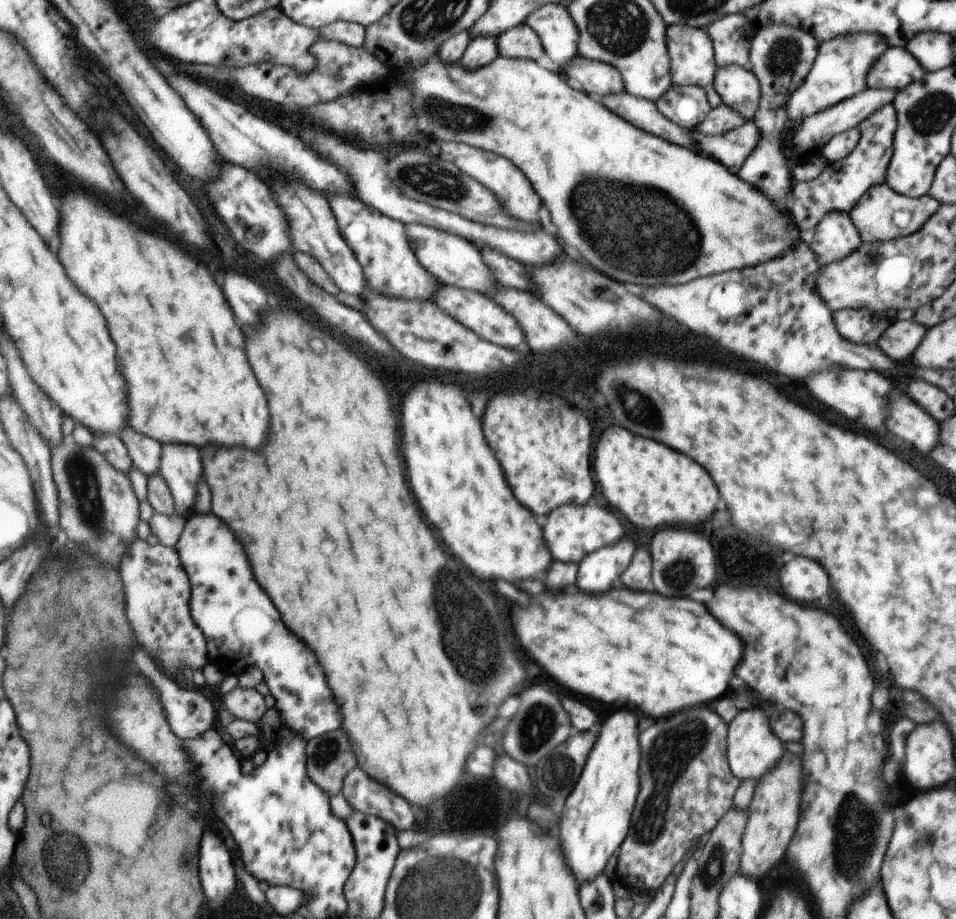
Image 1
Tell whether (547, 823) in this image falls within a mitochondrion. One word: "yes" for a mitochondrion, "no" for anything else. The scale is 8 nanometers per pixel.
no

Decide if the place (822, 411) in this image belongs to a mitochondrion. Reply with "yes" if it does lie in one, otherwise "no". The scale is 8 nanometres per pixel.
no

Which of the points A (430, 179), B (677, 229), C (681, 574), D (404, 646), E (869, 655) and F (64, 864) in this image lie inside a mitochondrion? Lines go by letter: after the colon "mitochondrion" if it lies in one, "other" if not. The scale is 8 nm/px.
A: mitochondrion
B: mitochondrion
C: mitochondrion
D: other
E: other
F: mitochondrion

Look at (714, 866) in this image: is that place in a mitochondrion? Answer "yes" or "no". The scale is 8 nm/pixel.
yes

